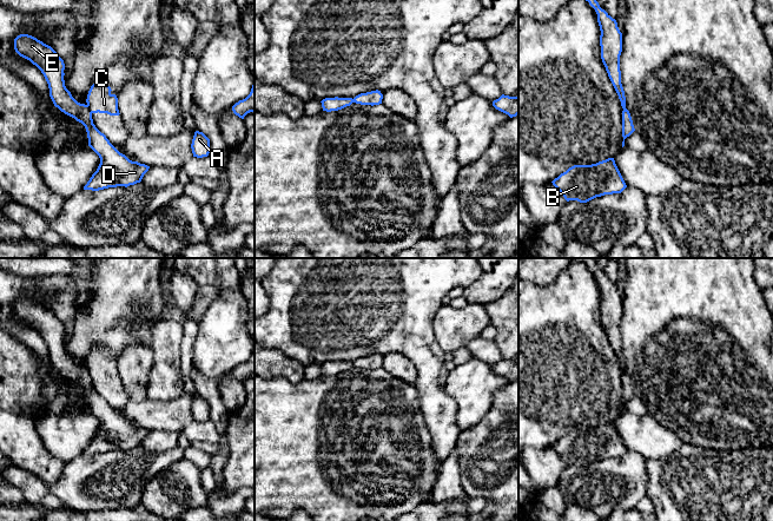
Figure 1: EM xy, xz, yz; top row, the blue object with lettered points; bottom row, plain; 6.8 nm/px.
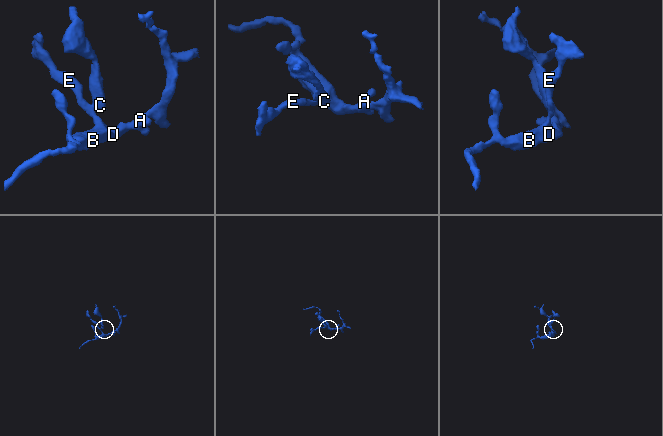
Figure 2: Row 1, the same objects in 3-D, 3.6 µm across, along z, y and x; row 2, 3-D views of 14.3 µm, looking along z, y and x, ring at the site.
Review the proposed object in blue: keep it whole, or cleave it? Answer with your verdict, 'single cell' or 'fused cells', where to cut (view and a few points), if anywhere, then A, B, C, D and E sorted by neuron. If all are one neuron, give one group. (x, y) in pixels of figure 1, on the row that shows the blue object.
fused cells | xy (86, 105), (91, 113) | A B D E / C

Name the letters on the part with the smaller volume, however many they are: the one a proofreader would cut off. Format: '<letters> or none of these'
C

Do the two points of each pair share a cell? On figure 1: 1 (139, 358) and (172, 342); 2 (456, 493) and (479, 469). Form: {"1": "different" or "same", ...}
{"1": "different", "2": "different"}

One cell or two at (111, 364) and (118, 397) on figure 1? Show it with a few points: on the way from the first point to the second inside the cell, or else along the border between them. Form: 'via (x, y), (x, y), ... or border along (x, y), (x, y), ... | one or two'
via (111, 373), (111, 389) | one

